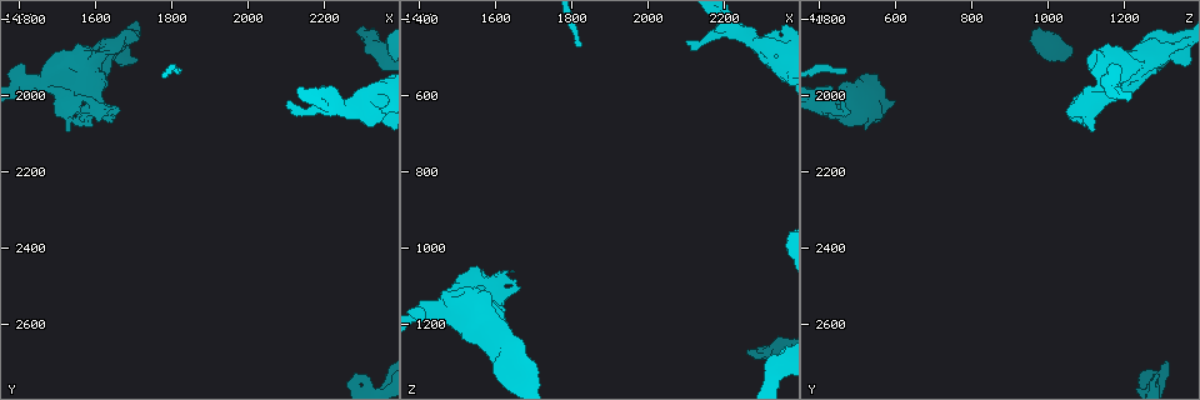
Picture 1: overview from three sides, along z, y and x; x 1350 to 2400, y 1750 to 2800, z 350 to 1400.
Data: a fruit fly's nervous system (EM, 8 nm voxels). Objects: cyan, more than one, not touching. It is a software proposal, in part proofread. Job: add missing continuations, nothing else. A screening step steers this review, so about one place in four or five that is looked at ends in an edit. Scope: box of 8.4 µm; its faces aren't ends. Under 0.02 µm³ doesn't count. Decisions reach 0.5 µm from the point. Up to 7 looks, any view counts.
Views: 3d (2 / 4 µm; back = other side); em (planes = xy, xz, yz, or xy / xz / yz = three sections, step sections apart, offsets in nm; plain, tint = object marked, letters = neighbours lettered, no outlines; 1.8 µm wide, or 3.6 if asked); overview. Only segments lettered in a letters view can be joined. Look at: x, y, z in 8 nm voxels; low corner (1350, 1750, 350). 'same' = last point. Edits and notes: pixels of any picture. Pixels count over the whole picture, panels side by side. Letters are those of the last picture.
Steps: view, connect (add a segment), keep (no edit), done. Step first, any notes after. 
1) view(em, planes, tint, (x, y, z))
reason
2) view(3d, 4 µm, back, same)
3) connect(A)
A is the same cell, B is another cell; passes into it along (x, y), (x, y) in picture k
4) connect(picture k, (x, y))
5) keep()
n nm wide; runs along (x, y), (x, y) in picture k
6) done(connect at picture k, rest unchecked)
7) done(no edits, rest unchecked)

view(3d, 4 µm, (1640, 2050, 1060))
free end

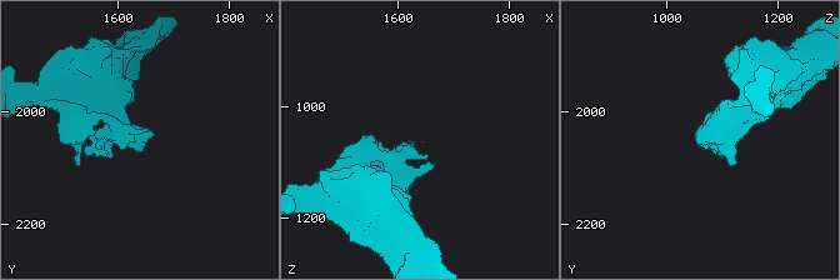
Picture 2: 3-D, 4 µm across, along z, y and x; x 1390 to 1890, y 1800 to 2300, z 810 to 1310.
view(em, xz, step 8, tint, same)
shape alone is not enough

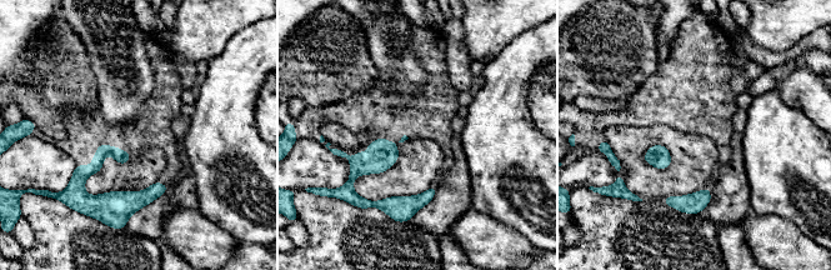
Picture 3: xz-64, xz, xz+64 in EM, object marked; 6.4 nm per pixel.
view(em, xy, step 16, letters, same)
cut it another way

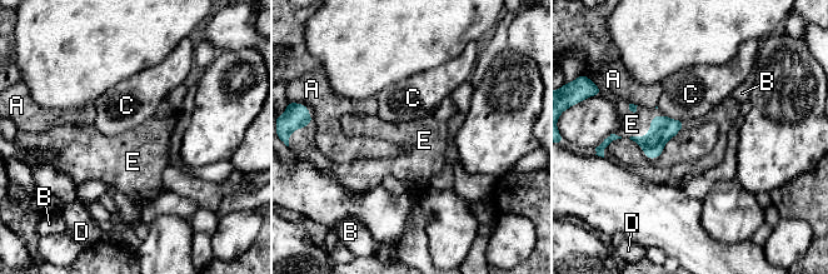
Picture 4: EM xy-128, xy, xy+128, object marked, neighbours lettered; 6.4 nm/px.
connect(E)
E is the same cell, A, B, C and D are other cells; it goes on there

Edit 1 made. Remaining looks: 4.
view(overview)
redraw

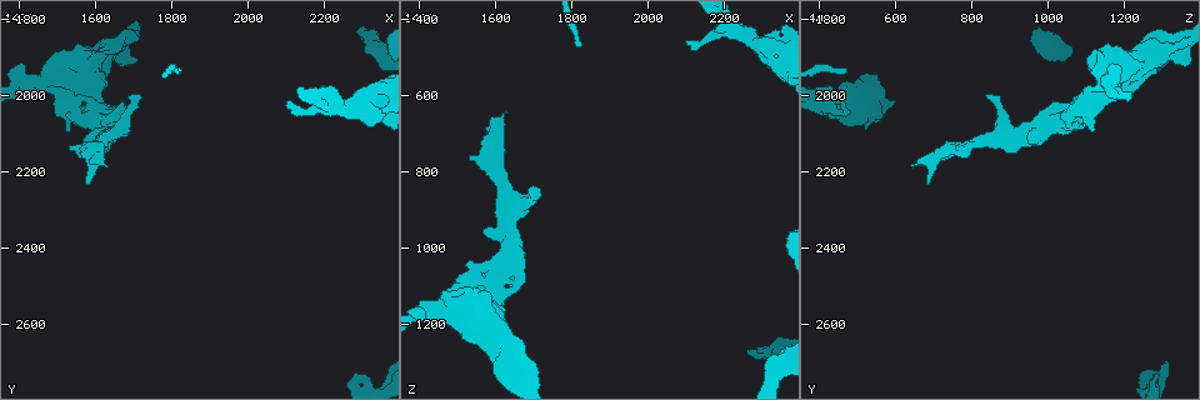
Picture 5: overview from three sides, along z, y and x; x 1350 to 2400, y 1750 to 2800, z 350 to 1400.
view(em, xy, step 8, tint, (1420, 1970, 1165))
sharp bend

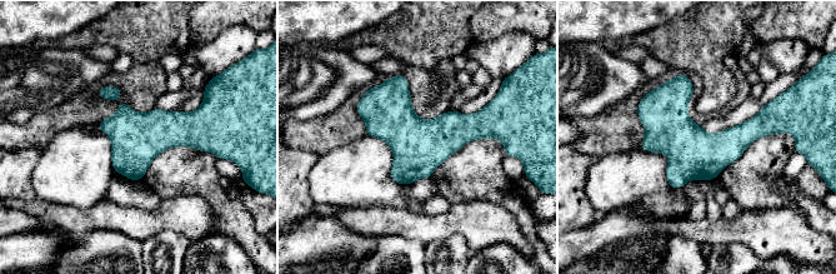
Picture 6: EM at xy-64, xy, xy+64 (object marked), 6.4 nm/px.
view(em, planes, tint, same)
another direction

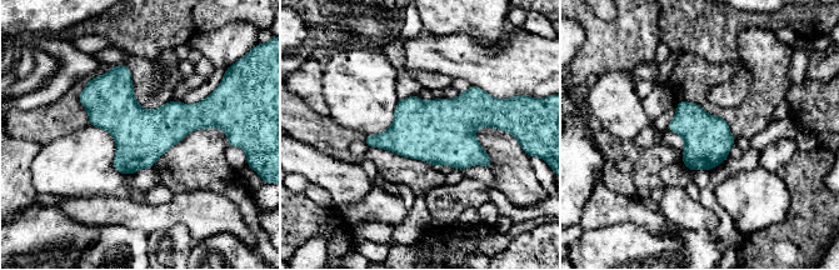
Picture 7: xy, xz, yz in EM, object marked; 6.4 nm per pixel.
view(em, planes, letters, same)

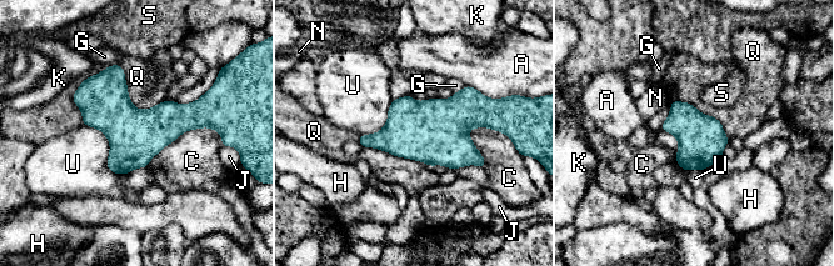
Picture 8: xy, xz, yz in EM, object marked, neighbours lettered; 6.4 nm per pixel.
keep()
300 nm wide; A, C, G, H, J, K, N, Q, S and U are other cells; border along (119, 64), (136, 108), (166, 100) in picture 8; none of them fits

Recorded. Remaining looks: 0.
done(connect at picture 4, rest unchecked)

